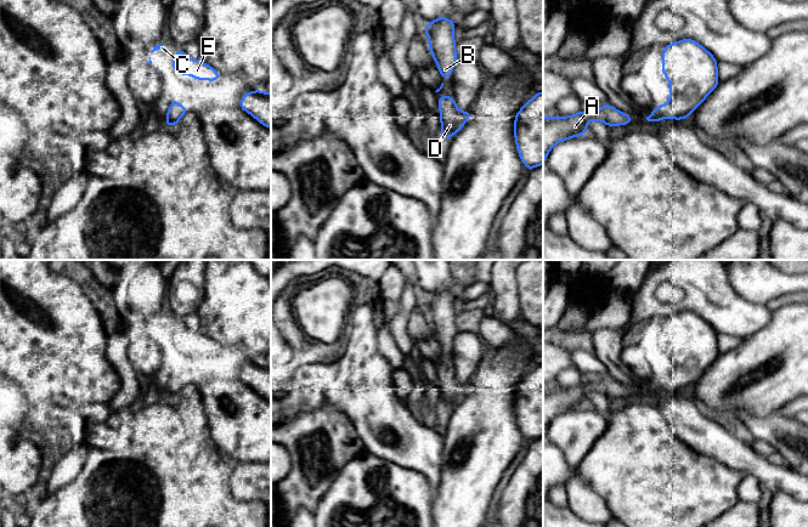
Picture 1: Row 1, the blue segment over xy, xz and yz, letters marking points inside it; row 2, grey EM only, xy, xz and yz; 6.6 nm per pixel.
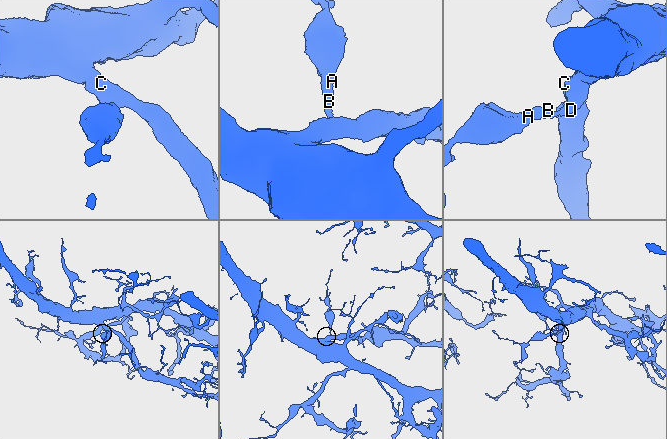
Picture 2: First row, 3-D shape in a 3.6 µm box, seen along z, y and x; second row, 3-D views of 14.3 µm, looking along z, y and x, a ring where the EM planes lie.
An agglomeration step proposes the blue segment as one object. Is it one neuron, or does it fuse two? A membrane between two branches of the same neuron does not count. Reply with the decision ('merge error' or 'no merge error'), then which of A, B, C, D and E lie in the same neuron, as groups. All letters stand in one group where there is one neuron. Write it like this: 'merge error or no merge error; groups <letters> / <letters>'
no merge error; groups A B C D E

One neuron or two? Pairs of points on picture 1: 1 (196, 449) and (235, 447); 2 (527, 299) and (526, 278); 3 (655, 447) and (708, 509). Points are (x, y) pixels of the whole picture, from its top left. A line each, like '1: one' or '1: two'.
1: two
2: one
3: one

